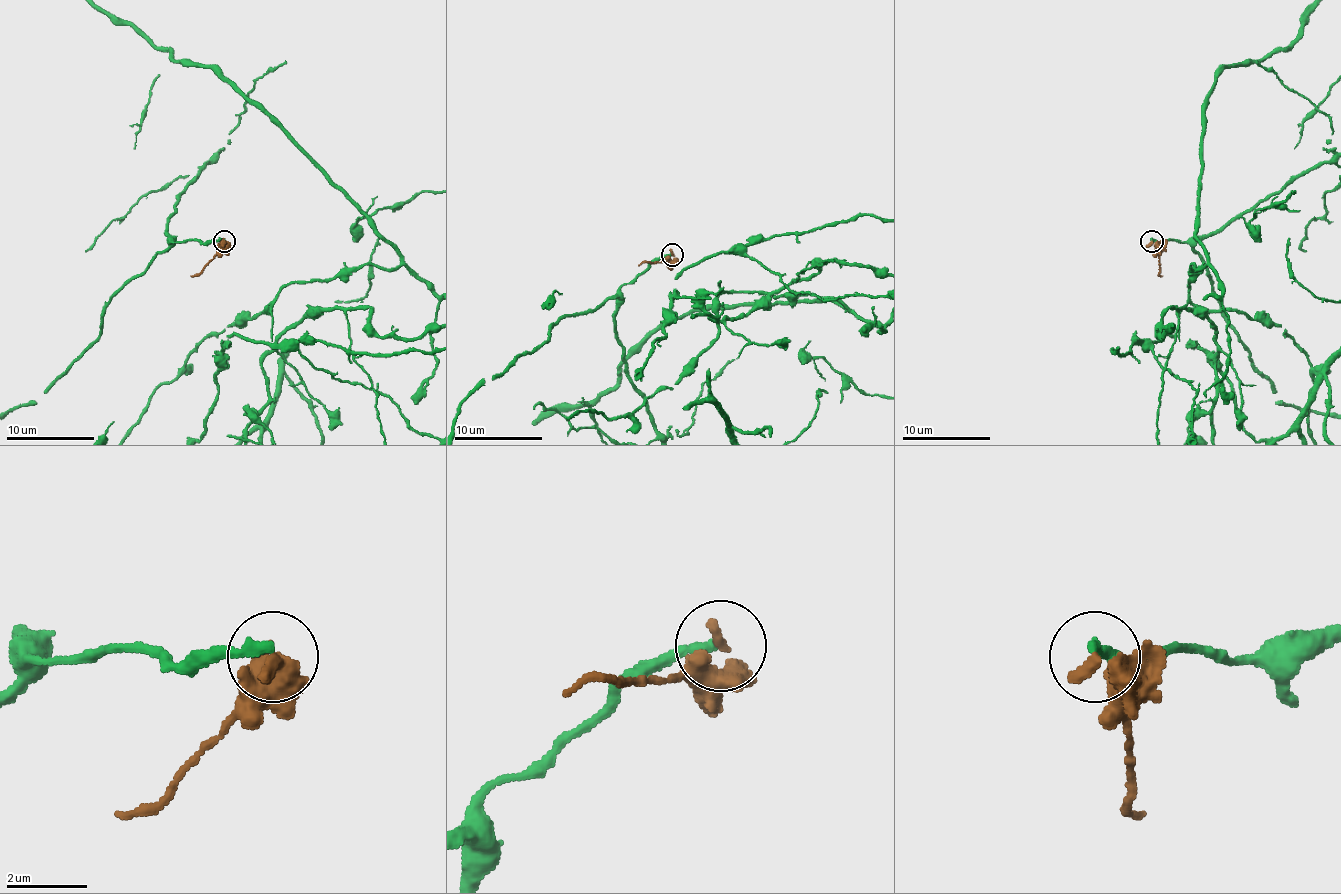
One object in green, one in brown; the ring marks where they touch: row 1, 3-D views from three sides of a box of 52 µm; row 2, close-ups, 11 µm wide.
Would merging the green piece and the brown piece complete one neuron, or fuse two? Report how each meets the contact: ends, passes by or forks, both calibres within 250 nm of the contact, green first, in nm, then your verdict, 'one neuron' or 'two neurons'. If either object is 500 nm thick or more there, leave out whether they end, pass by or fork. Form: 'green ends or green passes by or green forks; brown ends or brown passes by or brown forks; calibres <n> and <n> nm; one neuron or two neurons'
green ends; brown ends; calibres 260 and 420 nm; two neurons

